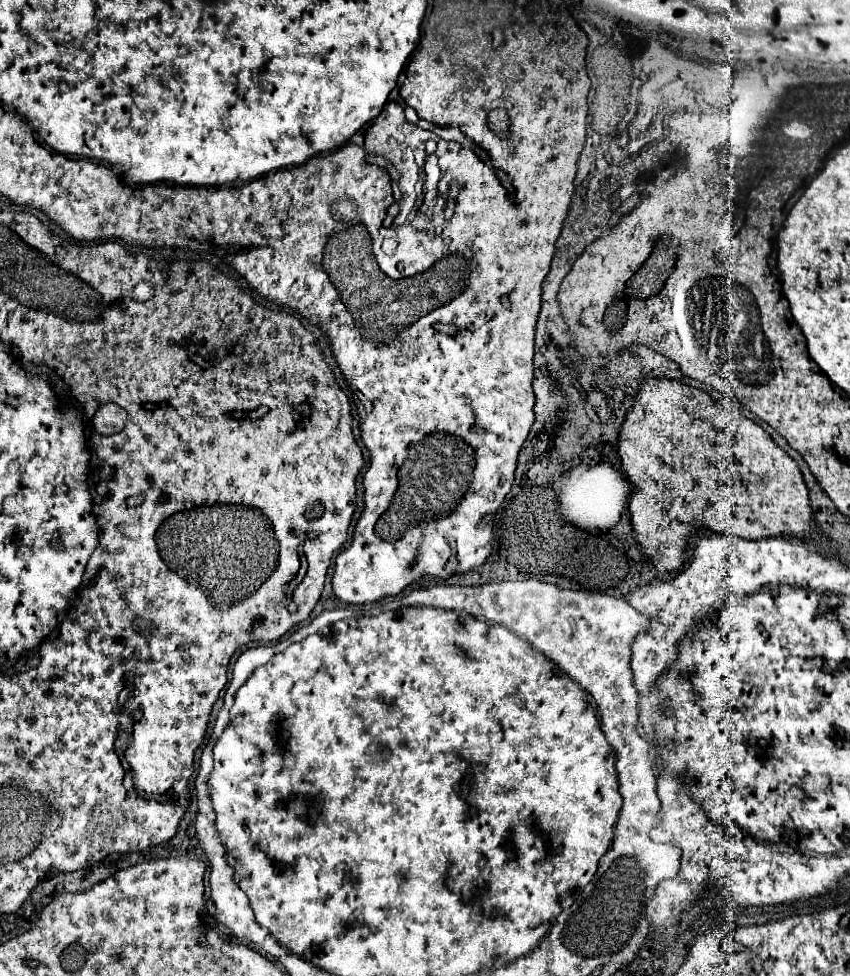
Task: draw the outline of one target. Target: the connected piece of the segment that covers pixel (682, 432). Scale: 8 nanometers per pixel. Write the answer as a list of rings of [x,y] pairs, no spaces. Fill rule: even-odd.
[[[649,379],[645,381],[639,391],[637,391],[637,399],[635,405],[627,411],[625,415],[625,423],[621,425],[619,431],[619,457],[621,457],[621,467],[623,467],[623,475],[627,477],[629,485],[631,485],[631,493],[629,493],[629,513],[631,513],[631,523],[633,529],[637,533],[637,543],[643,549],[643,555],[661,571],[661,573],[671,573],[683,567],[685,563],[685,551],[687,551],[687,541],[691,537],[691,533],[699,531],[699,529],[709,529],[713,533],[731,533],[737,537],[745,537],[745,539],[755,539],[755,537],[781,537],[781,535],[789,535],[789,537],[797,537],[801,541],[813,543],[813,545],[831,545],[831,539],[825,535],[825,531],[821,531],[821,527],[815,523],[813,519],[813,511],[811,511],[811,501],[809,501],[809,493],[803,481],[803,475],[797,467],[797,463],[751,419],[747,419],[739,409],[731,407],[725,409],[721,405],[717,405],[705,391],[689,387],[685,383],[679,381],[671,381],[671,379]]]

